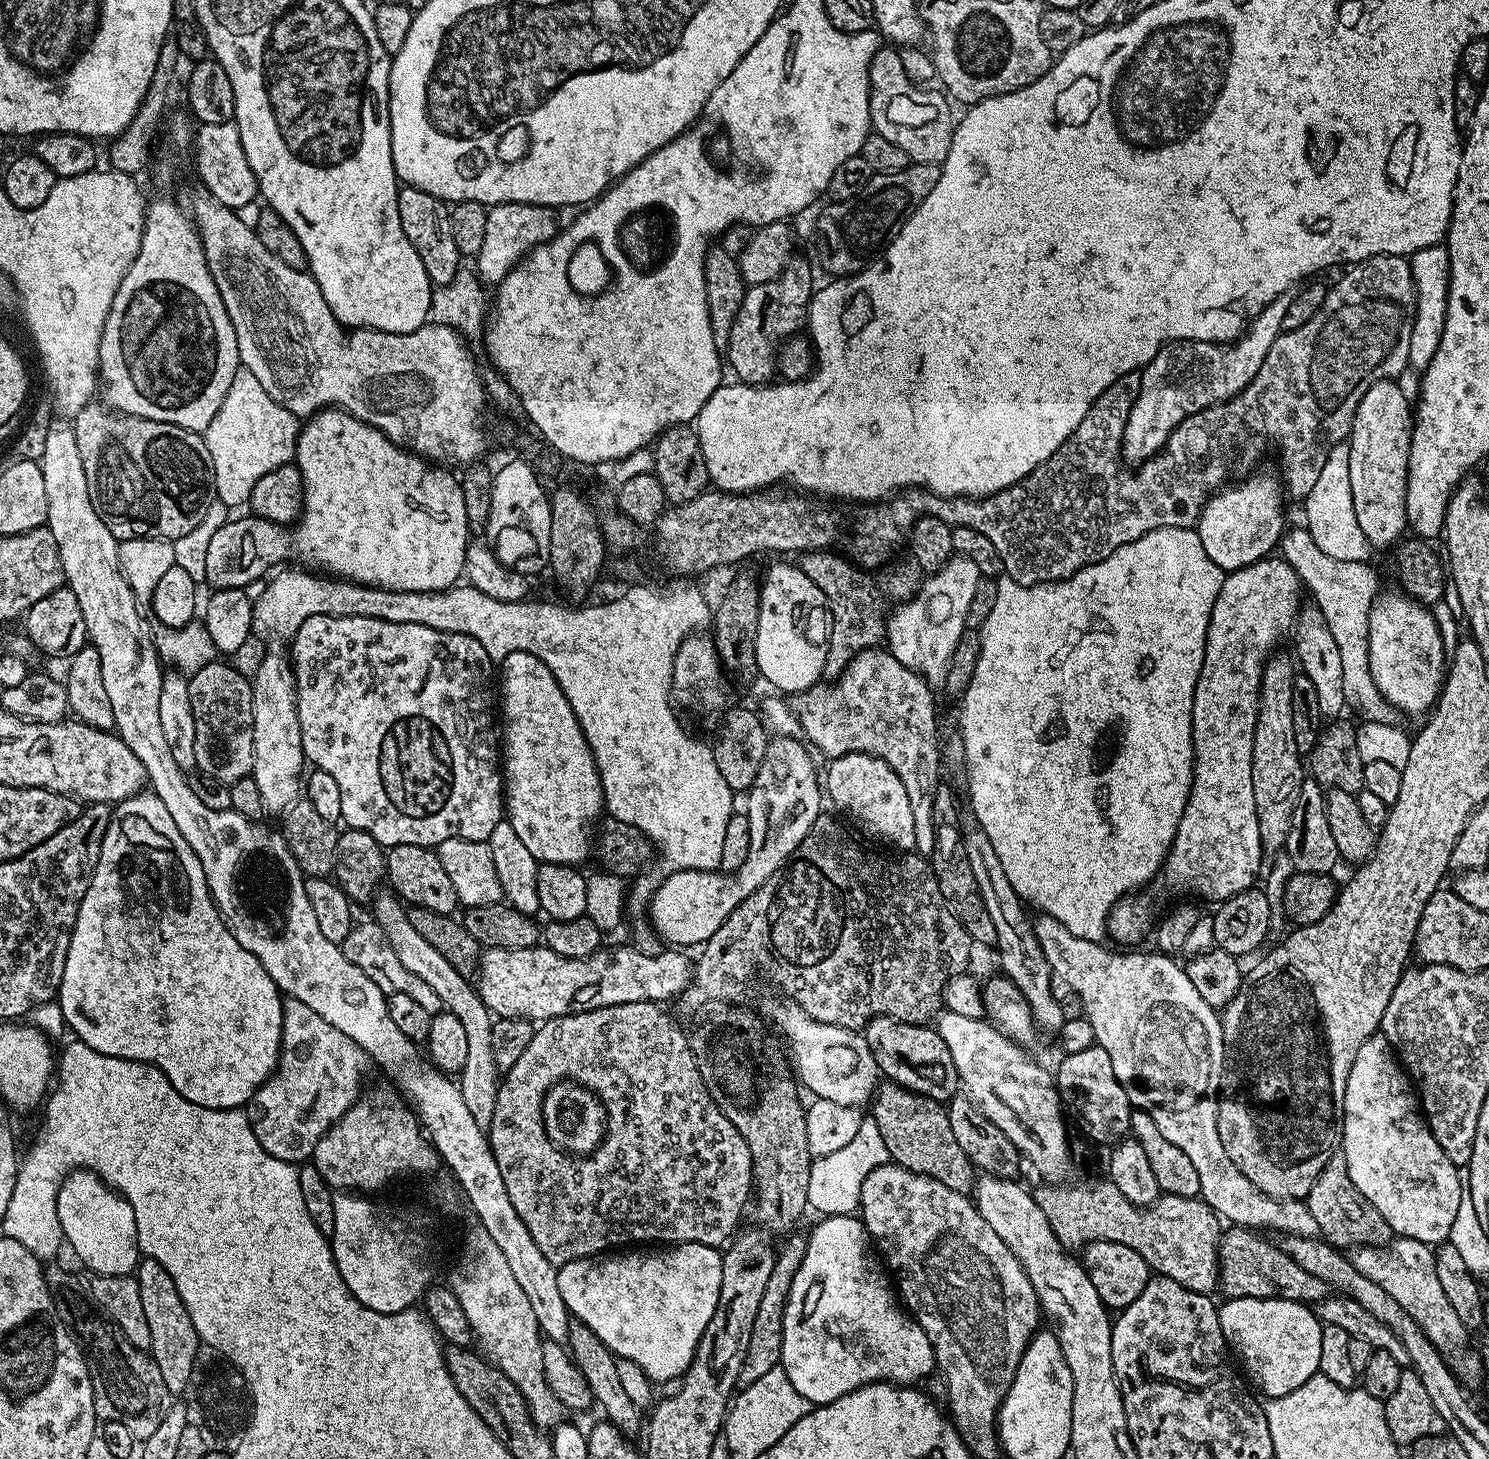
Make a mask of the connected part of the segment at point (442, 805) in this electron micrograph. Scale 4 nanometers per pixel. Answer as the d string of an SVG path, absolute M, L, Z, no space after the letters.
M315 616L306 618L302 626L291 637L292 652L290 651L290 663L292 672L296 676L296 713L298 714L298 726L302 734L302 750L305 761L312 768L326 770L326 774L334 777L338 782L338 790L342 790L342 820L347 827L366 830L366 834L374 837L385 849L393 848L399 844L417 844L423 848L432 848L435 845L446 842L446 838L462 838L463 840L483 840L487 842L496 826L506 812L506 788L502 783L502 744L498 739L498 688L492 685L492 668L494 661L486 650L482 650L482 642L470 638L461 632L443 632L434 630L430 626L414 626L413 624L399 624L398 622L382 622L378 618L330 618L329 616Z

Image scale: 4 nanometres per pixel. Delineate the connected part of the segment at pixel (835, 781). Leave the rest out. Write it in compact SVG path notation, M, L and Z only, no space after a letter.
M846 754L837 756L831 761L828 768L828 780L826 776L826 796L832 799L832 804L837 808L837 813L845 812L852 820L857 820L866 831L872 836L877 836L880 840L885 840L888 844L900 848L896 850L915 849L914 842L914 814L910 811L910 798L906 798L906 790L902 787L902 782L886 762L882 762L876 756L870 754Z

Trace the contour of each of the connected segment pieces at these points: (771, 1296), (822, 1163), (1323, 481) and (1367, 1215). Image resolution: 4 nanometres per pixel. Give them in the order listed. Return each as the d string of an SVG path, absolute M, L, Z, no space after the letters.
M792 1234L783 1241L784 1249L779 1249L774 1270L770 1270L770 1282L766 1282L766 1291L762 1293L762 1303L758 1306L758 1314L754 1314L754 1326L750 1330L750 1343L746 1346L746 1358L742 1362L742 1370L738 1374L737 1389L744 1389L756 1382L762 1374L769 1373L780 1363L782 1354L782 1314L784 1303L790 1294L790 1282L794 1282L794 1274L806 1254L808 1241L802 1235Z
M866 1116L853 1141L832 1154L815 1157L810 1170L807 1200L809 1207L819 1215L851 1215L860 1205L863 1182L878 1166L889 1163L888 1149L882 1139L878 1124Z
M1347 443L1334 446L1326 458L1326 466L1322 466L1322 474L1318 474L1318 482L1314 482L1314 490L1308 499L1303 501L1302 508L1308 515L1306 527L1312 533L1314 542L1330 554L1330 558L1342 558L1346 562L1367 561L1370 545L1366 534L1362 534L1362 526L1358 526L1358 518L1354 518L1354 498L1350 494L1350 466L1348 465Z
M1337 1150L1322 1166L1314 1186L1310 1186L1306 1197L1310 1214L1314 1214L1317 1233L1339 1250L1355 1250L1361 1246L1384 1246L1393 1239L1394 1233L1386 1218L1378 1214L1374 1205L1365 1198L1362 1190L1350 1182L1343 1151Z

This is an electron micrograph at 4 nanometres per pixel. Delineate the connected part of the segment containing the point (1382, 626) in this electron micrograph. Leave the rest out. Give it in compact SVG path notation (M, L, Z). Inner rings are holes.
M1399 590L1381 591L1372 602L1368 619L1368 669L1374 678L1374 686L1378 686L1381 696L1393 709L1427 713L1433 707L1446 675L1446 649L1435 615L1419 600L1413 600Z

